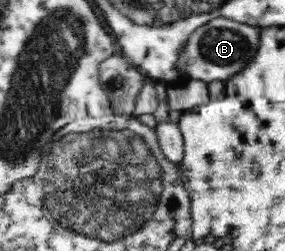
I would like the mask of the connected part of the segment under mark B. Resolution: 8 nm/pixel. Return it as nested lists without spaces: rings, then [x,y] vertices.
[[[215,17],[208,23],[201,25],[185,45],[180,57],[180,68],[191,79],[200,79],[206,83],[230,81],[239,71],[246,69],[250,61],[258,53],[261,30],[256,26],[238,23],[227,17]]]

